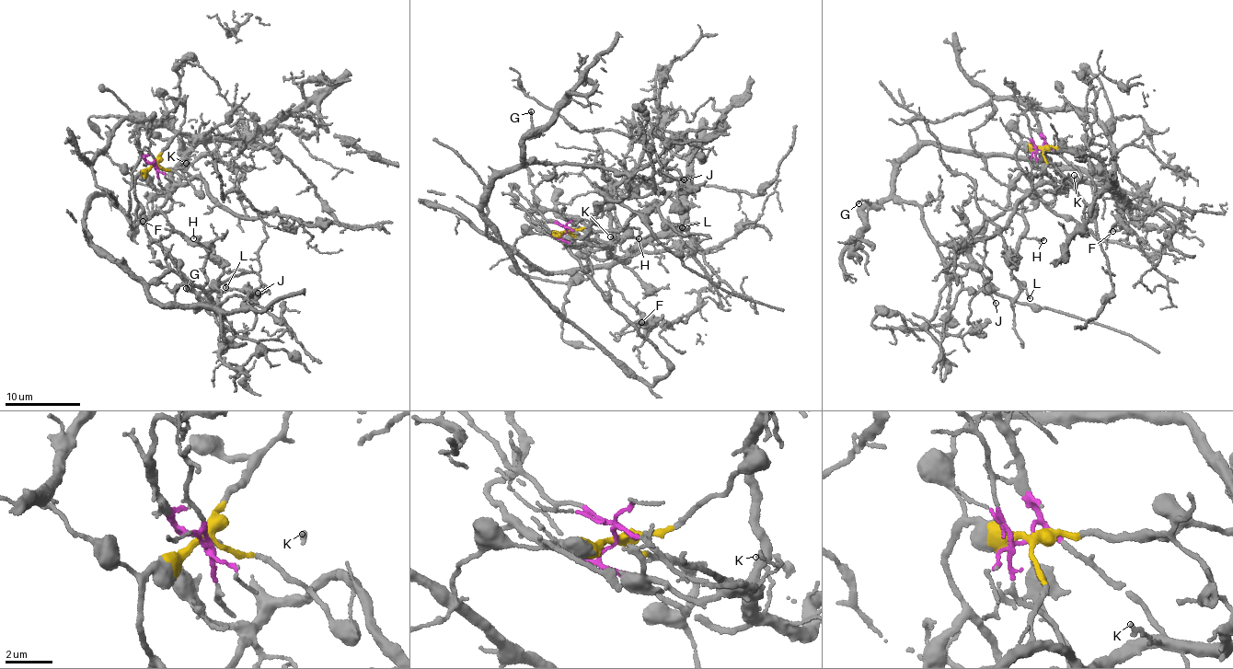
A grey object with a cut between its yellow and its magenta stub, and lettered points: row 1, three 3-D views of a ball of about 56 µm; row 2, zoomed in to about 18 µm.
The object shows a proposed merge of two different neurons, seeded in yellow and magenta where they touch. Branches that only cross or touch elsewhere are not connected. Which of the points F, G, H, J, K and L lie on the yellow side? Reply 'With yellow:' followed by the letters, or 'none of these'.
With yellow: G, J

